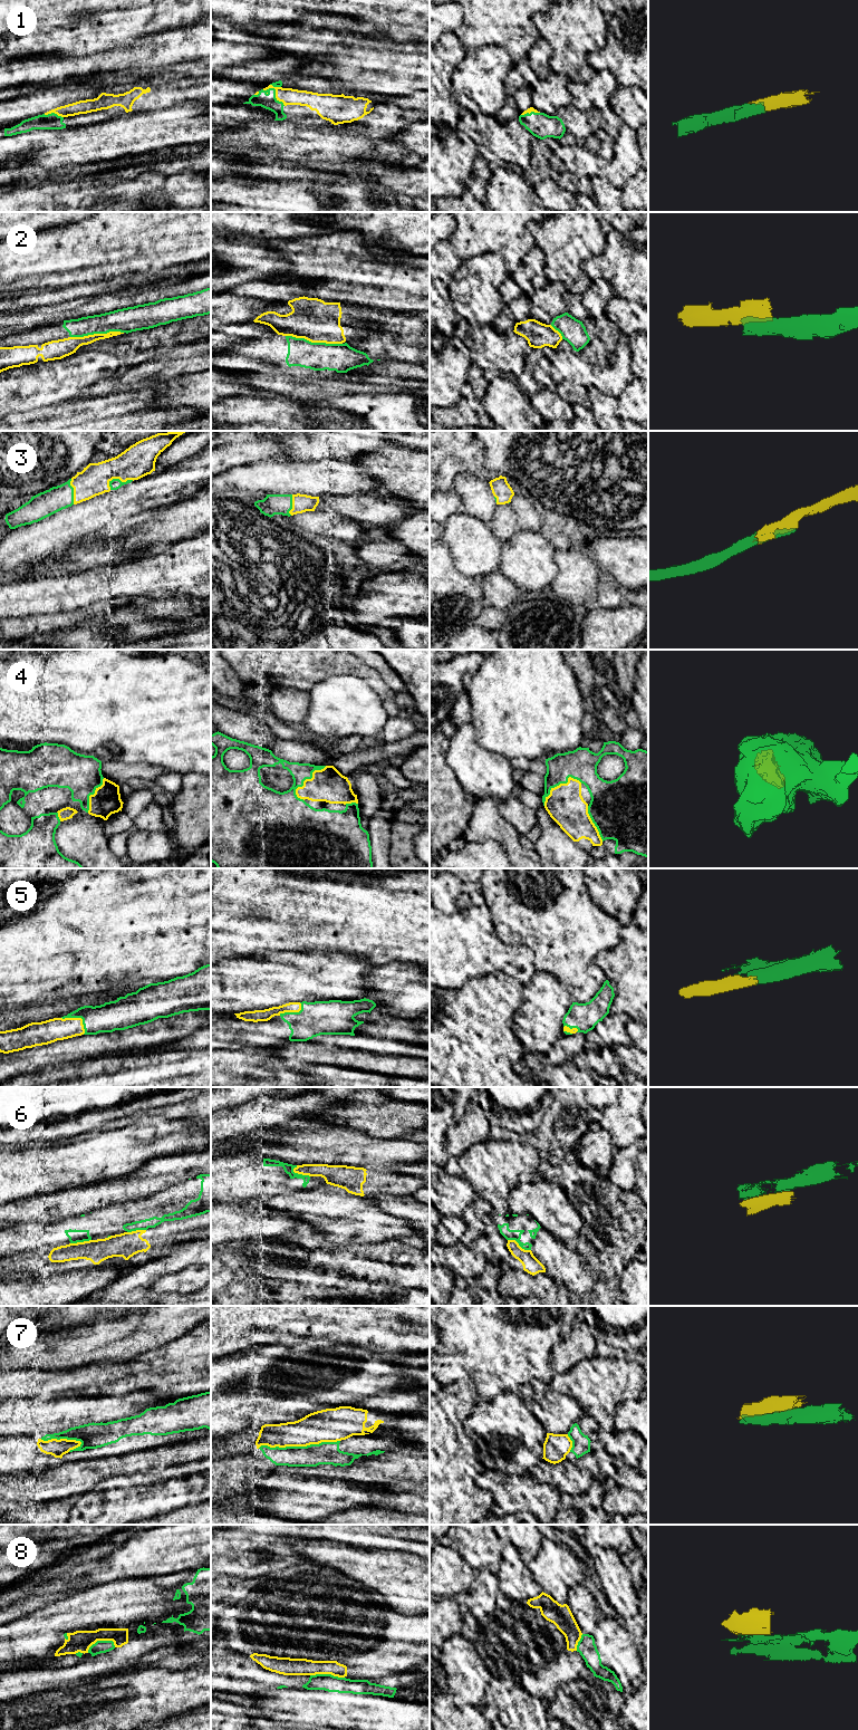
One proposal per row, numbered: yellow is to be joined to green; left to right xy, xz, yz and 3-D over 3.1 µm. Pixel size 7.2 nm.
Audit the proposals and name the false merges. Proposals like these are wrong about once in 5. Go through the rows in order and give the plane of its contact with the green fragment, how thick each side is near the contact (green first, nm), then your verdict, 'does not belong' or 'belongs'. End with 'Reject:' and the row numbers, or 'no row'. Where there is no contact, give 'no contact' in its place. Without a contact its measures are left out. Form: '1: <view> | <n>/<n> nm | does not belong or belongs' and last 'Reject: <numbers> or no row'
1: xz | 110/120 nm | belongs
2: xz | 200/300 nm | does not belong
3: xy | 80/240 nm | belongs
4: xz | 200/240 nm | belongs
5: xy | 220/170 nm | belongs
6: yz | 80/120 nm | does not belong
7: xz | 160/240 nm | does not belong
8: xy | 100/160 nm | does not belong
Reject: 2, 6, 7, 8

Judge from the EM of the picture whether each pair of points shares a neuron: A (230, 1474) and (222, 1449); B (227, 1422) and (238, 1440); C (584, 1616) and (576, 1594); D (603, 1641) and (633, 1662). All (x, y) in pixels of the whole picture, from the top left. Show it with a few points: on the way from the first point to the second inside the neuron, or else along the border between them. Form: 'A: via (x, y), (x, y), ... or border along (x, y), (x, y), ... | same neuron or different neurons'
A: border along (240, 1455), (225, 1459) | different neurons
B: border along (244, 1428), (222, 1437) | different neurons
C: via (584, 1611), (579, 1599) | same neuron
D: via (610, 1649), (625, 1662) | same neuron

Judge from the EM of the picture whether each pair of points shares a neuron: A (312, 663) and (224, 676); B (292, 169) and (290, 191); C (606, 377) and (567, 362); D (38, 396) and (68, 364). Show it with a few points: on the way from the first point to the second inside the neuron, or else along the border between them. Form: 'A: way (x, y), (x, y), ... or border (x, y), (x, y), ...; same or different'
A: border (224, 661), (244, 684); different
B: border (308, 179), (264, 180); different
C: way (596, 375), (588, 375), (577, 369); same
D: way (48, 393), (51, 393), (68, 374); same

